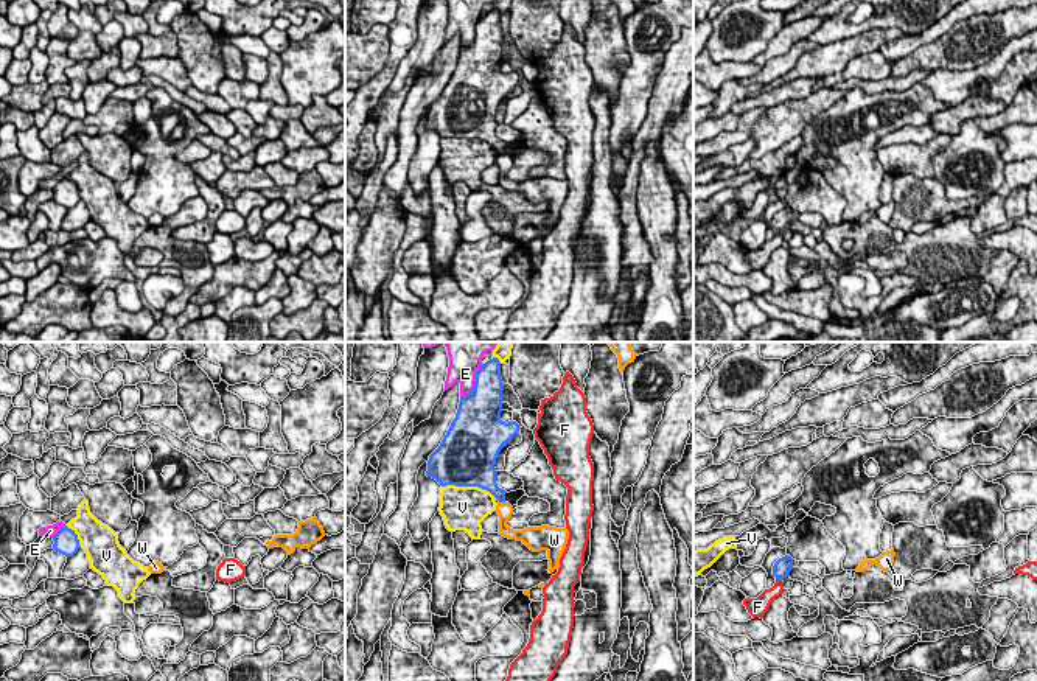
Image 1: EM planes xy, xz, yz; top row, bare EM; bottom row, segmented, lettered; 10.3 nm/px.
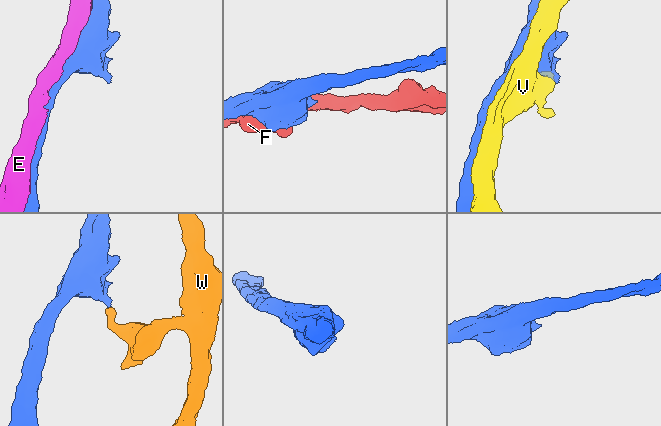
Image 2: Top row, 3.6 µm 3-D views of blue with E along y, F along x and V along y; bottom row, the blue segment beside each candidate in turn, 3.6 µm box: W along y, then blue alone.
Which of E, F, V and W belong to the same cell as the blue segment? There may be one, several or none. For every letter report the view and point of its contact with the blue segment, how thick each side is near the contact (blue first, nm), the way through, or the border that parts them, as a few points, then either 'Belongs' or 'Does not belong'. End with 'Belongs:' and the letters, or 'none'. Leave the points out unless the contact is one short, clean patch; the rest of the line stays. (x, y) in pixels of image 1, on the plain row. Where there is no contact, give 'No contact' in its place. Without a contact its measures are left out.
E: Touches blue at xz (474, 34). Thickness 380 nm (blue) against 320 nm. Does not belong
F: Touches blue at yz (779, 230). Thickness 190 nm (blue) against 140 nm. Boundary: yz (776, 230), (781, 232). Does not belong
V: Touches blue at xz (468, 137). Thickness 500 nm (blue) against 440 nm. Does not belong
W: Touches blue at xz (502, 153). Thickness 160 nm (blue) against 160 nm. Boundary: xz (499, 153), (504, 154). Does not belong
Belongs: none

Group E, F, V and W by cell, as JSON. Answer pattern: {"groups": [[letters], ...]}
{"groups": [["E"], ["F"], ["V"], ["W"]]}

